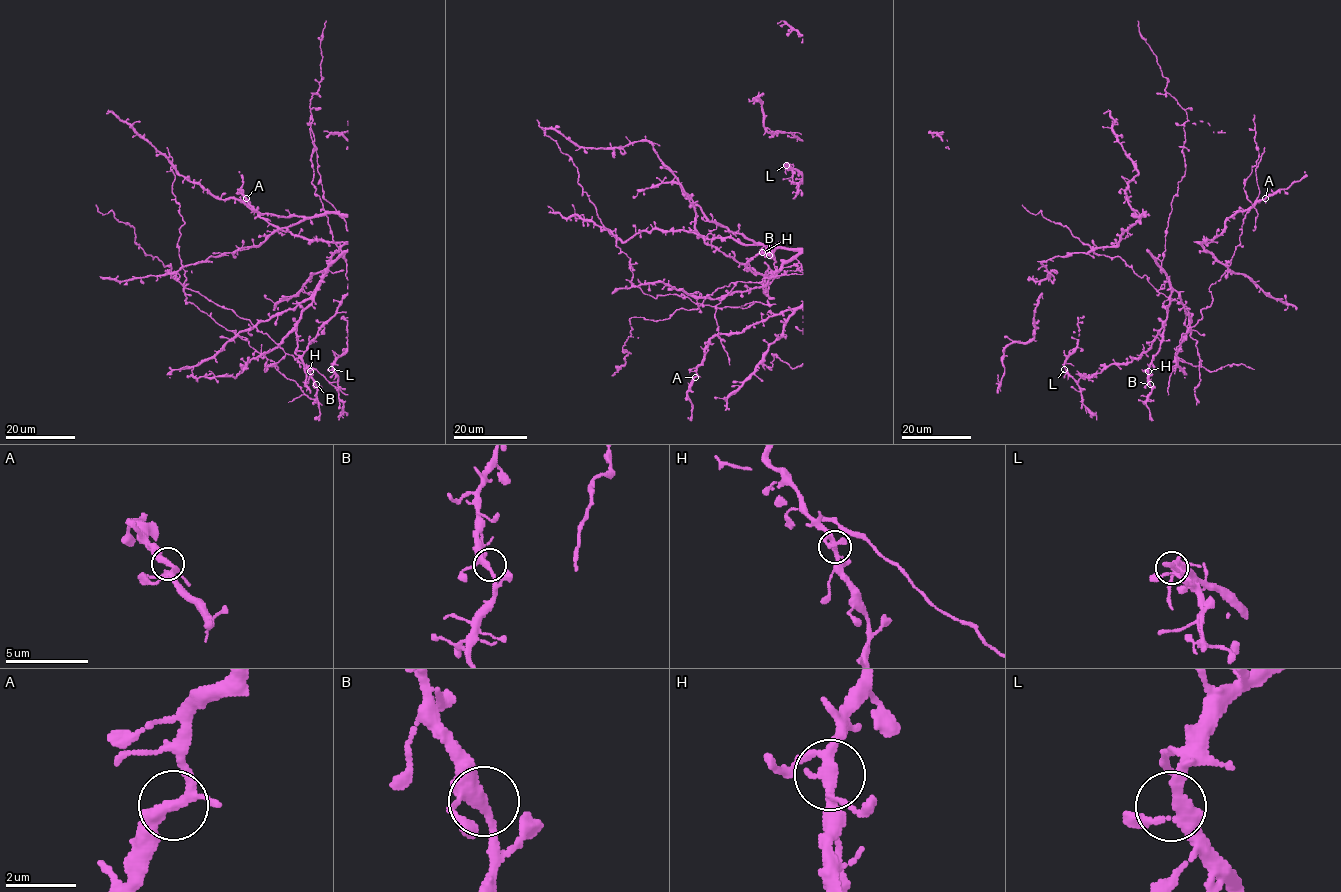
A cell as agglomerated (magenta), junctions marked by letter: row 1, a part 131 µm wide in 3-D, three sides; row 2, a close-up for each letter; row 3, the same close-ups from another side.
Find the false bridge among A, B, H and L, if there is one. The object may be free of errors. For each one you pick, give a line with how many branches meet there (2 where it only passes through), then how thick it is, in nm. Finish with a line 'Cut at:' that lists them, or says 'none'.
Cut at: none

